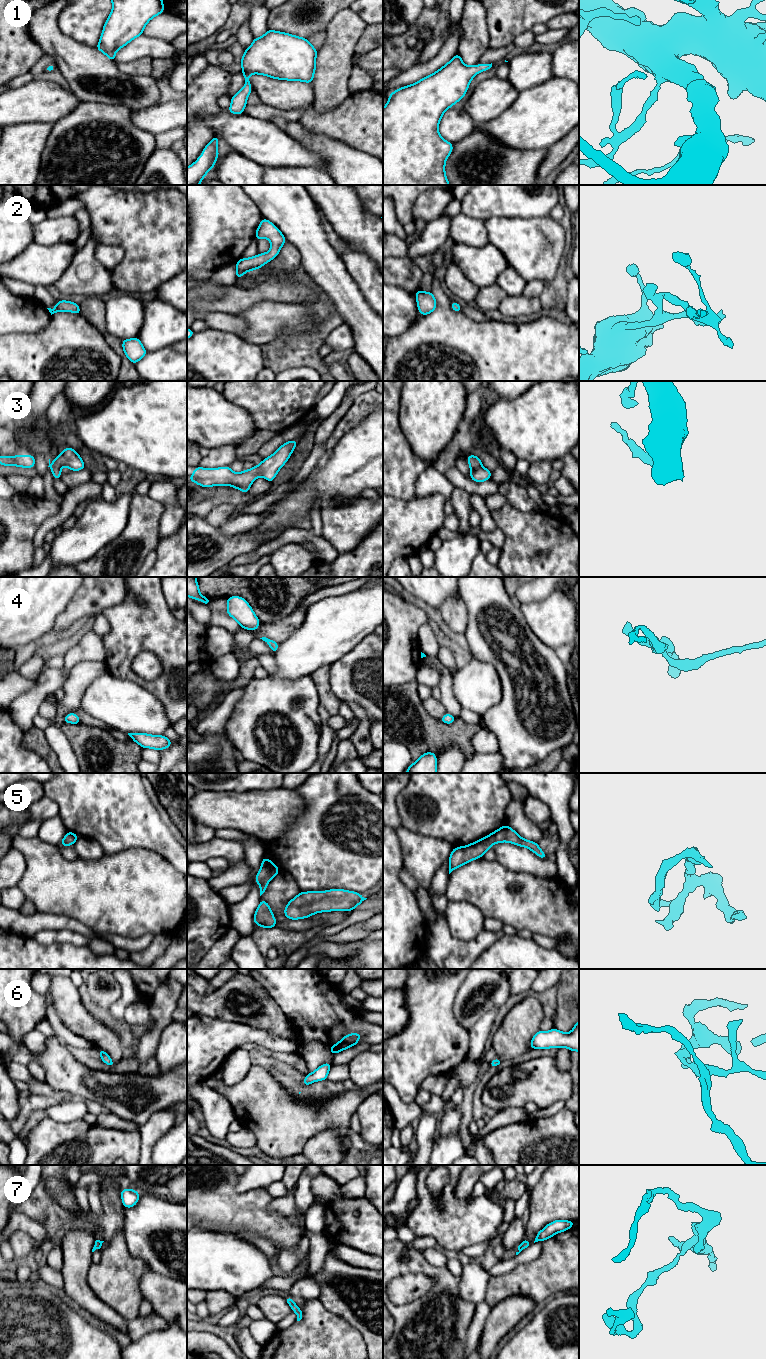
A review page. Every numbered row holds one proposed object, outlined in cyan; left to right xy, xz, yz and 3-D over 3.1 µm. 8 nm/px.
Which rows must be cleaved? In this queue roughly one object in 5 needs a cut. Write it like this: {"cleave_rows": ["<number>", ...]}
{"cleave_rows": []}

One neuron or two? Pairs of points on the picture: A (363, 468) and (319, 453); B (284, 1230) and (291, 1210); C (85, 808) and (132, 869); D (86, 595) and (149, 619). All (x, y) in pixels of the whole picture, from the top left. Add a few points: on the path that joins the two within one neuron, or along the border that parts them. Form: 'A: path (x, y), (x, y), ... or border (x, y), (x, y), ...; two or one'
A: border (325, 454), (316, 465); two
B: border (269, 1204), (271, 1211), (295, 1220); two
C: border (142, 847), (131, 847), (104, 855); two
D: border (126, 587), (126, 596), (100, 613); two

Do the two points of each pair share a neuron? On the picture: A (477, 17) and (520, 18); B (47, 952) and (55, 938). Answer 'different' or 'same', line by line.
A: different
B: different

